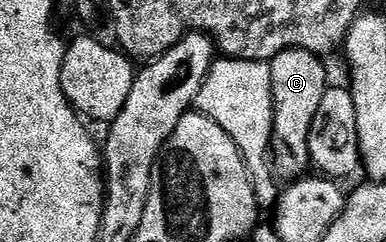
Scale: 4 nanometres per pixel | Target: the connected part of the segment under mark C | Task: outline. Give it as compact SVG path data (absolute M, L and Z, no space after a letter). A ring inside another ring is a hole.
M284 50L270 63L274 100L270 165L277 179L300 180L309 173L310 128L314 120L314 112L318 112L318 104L322 104L324 93L330 89L328 70L320 62L323 61L308 50Z

